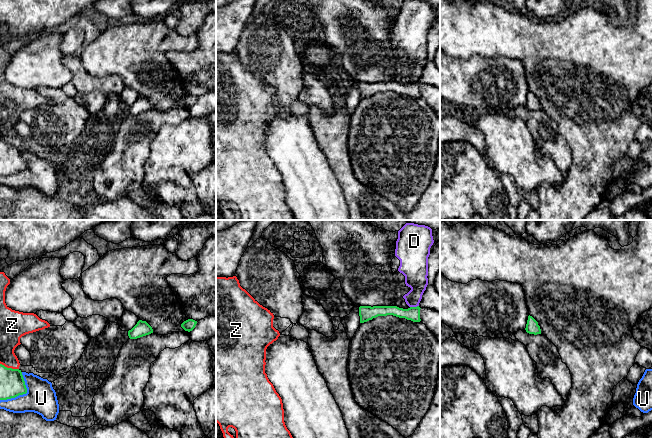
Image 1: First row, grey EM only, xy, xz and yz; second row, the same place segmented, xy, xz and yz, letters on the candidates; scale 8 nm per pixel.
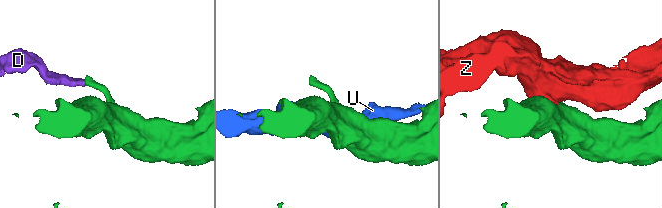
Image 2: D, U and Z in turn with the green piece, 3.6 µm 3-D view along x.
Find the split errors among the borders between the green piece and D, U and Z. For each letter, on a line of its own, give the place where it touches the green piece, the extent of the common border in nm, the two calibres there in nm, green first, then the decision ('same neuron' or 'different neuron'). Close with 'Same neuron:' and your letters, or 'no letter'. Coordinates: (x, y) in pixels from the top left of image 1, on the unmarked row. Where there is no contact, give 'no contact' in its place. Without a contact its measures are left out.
D: xz (414, 83) | 70 nm | 110/180 nm | different neuron
U: xy (23, 169) | 300 nm | 200/240 nm | different neuron
Z: xy (9, 144) | 160 nm | 200/160 nm | different neuron
Same neuron: no letter

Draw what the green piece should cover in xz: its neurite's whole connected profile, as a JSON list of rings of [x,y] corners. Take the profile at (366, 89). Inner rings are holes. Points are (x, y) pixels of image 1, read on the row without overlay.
[[[360,82],[359,92],[360,99],[367,98],[378,92],[393,91],[399,94],[405,94],[413,98],[420,98],[420,83],[410,83],[408,85],[397,82]]]

